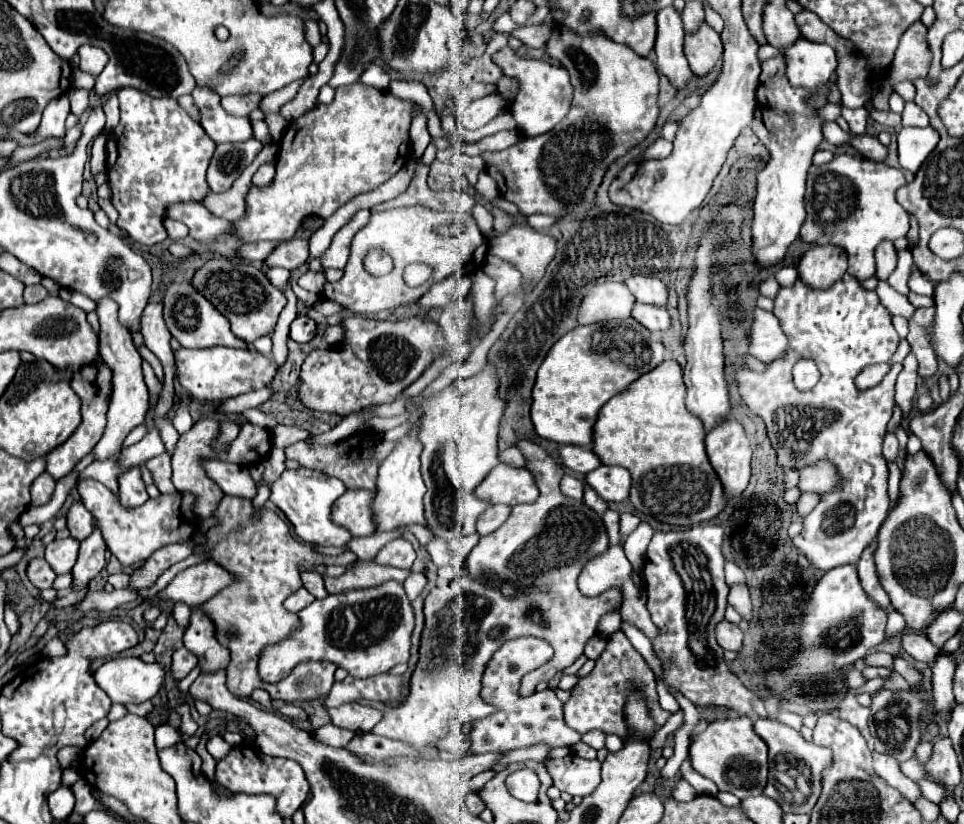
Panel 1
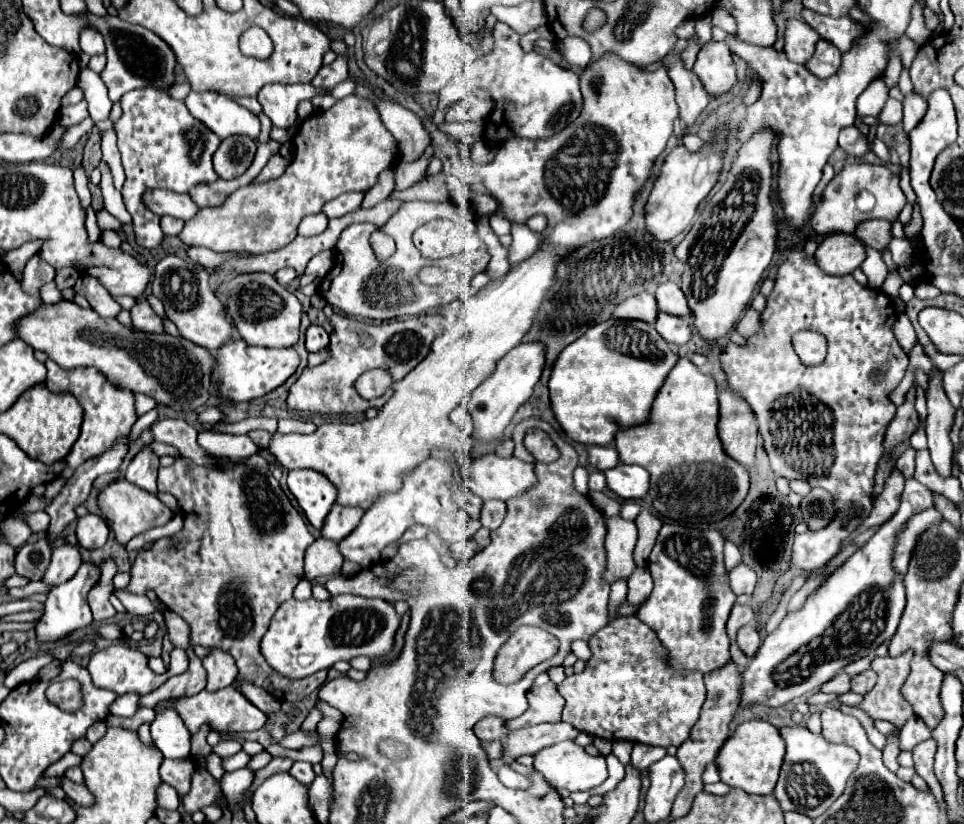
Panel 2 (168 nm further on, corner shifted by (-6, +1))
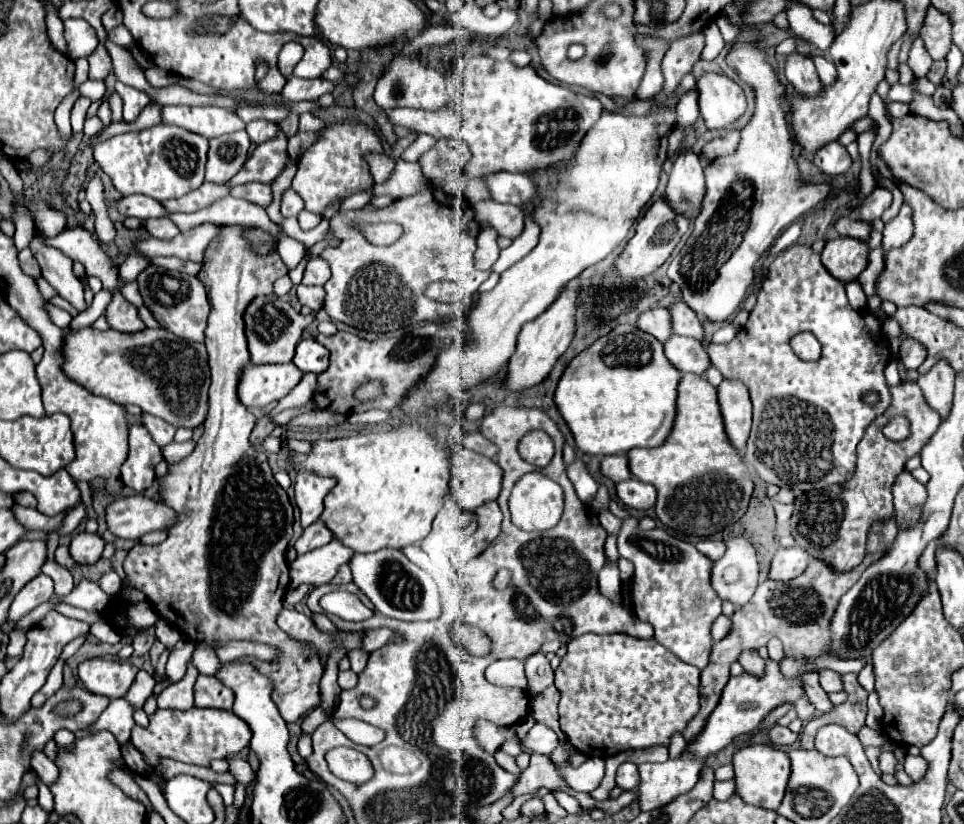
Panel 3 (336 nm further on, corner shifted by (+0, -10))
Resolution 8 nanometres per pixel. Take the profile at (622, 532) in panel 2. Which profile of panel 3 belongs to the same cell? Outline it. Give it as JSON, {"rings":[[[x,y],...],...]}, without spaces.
{"rings":[[[610,510],[600,512],[600,514],[598,514],[598,520],[600,520],[602,528],[604,528],[608,534],[612,534],[612,536],[616,536],[616,534],[620,532],[620,528],[622,528],[622,520],[616,518],[614,514],[610,514]]]}

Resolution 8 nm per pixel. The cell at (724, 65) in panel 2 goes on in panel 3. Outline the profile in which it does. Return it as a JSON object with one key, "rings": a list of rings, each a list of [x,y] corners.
{"rings":[[[706,72],[698,82],[700,114],[710,130],[734,124],[746,110],[742,88],[720,72]]]}

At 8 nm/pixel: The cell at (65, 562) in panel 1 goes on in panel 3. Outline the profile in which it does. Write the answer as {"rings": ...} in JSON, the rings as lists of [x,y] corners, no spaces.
{"rings":[[[46,574],[36,576],[34,580],[30,580],[14,598],[12,606],[10,606],[10,614],[8,614],[8,622],[2,624],[4,632],[10,632],[12,626],[30,610],[34,610],[36,606],[48,602],[54,594],[54,580]]]}

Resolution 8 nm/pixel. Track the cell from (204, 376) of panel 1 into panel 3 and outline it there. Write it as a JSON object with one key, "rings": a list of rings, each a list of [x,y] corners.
{"rings":[[[248,364],[242,368],[242,380],[238,380],[238,400],[246,408],[264,408],[284,398],[302,378],[302,372],[290,364]]]}

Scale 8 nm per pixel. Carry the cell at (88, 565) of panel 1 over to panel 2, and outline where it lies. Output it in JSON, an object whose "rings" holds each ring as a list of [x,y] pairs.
{"rings":[[[88,561],[88,563],[82,563],[82,567],[78,569],[78,573],[70,581],[54,587],[48,593],[48,599],[44,603],[44,615],[42,615],[42,619],[34,627],[38,643],[60,641],[60,639],[68,637],[70,633],[88,627],[94,621],[92,613],[90,613],[90,607],[86,603],[86,593],[92,589],[92,585],[98,581],[98,577],[100,577],[100,569],[94,563]]]}

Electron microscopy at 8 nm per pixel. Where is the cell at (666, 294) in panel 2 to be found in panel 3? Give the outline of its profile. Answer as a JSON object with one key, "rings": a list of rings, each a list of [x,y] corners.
{"rings":[[[674,302],[668,310],[670,310],[670,318],[672,318],[672,330],[676,334],[702,340],[702,336],[704,336],[702,324],[700,324],[698,316],[690,308],[686,308],[684,302]]]}

